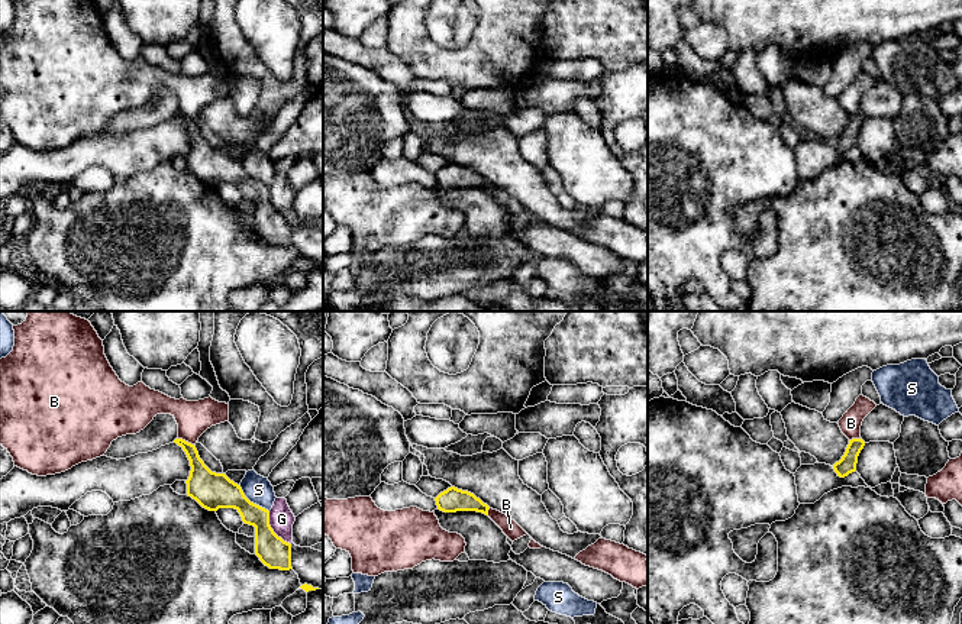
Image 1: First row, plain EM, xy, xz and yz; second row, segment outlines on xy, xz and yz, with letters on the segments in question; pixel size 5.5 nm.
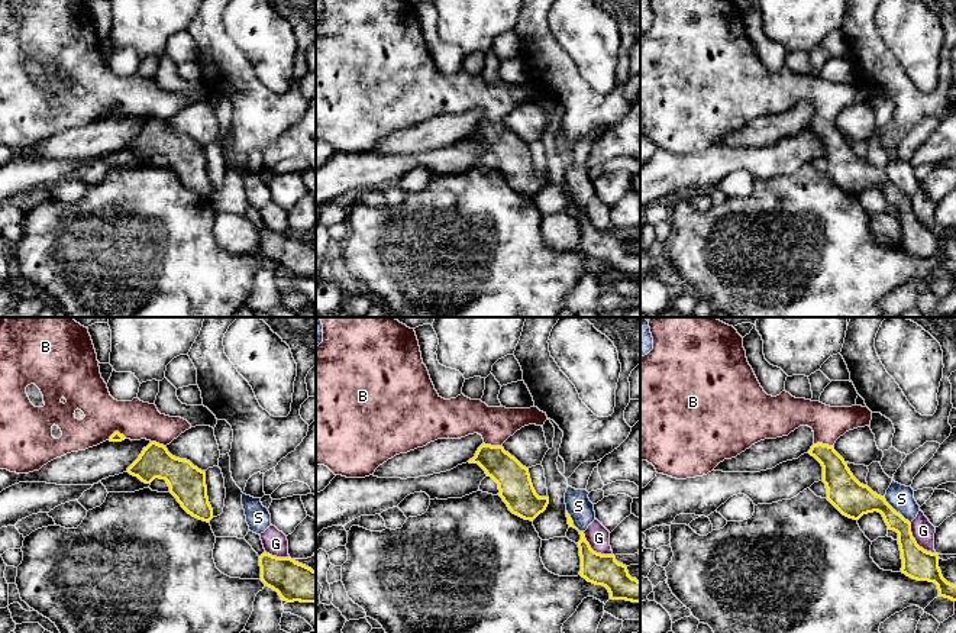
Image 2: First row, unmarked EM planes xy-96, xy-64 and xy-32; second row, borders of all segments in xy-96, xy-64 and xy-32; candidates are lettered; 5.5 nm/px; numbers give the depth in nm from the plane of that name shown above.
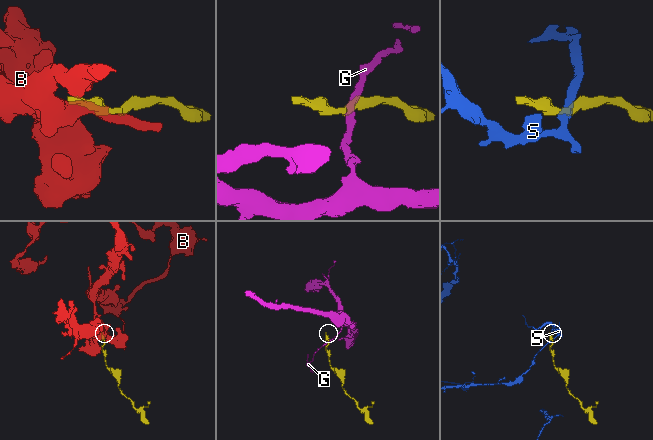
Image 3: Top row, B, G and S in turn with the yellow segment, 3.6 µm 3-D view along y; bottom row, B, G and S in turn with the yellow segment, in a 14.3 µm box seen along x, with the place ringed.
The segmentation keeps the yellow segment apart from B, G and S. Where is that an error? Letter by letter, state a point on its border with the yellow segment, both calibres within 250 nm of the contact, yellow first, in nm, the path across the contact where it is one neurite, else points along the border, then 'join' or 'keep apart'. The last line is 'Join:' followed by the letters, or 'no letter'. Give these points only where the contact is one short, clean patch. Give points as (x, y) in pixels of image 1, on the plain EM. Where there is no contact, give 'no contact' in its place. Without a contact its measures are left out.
B: meets yellow in xy at (186, 117); 170 nm thick on the yellow side, 190 nm on the other; join
G: meets yellow in xy at (273, 206); 170 nm thick on the yellow side, 140 nm on the other; border along xy (268, 187), (270, 203), (290, 220); keep apart
S: meets yellow in xy at (252, 178); 200 nm thick on the yellow side, 160 nm on the other; border along xy (239, 161), (251, 177), (268, 187); keep apart
Join: B

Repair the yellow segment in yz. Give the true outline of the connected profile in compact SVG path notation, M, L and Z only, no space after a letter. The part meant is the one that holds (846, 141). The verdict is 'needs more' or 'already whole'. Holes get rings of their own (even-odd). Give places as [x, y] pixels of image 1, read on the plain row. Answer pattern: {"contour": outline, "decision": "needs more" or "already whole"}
{"contour": "M859 71L855 80L839 96L842 109L849 114L845 130L833 140L837 152L845 153L856 146L858 132L865 122L861 114L861 101L863 94L877 83L869 74Z", "decision": "needs more"}

